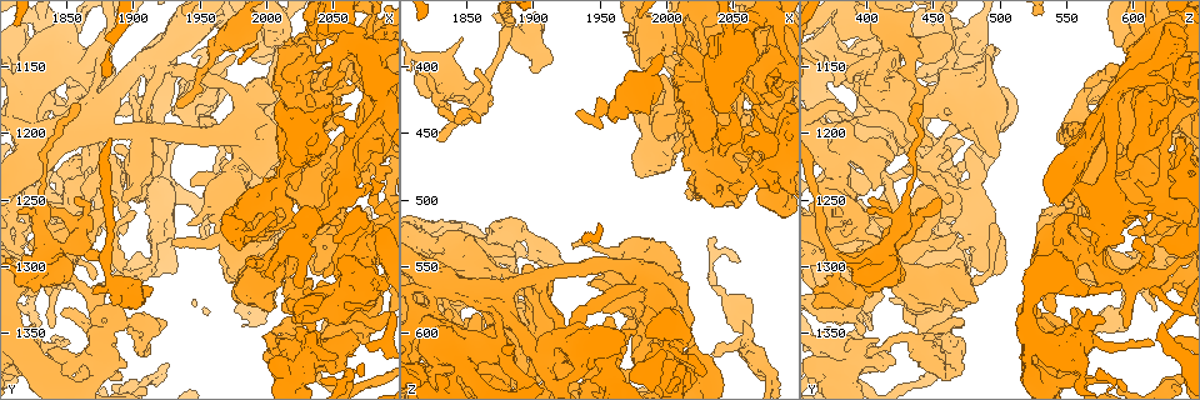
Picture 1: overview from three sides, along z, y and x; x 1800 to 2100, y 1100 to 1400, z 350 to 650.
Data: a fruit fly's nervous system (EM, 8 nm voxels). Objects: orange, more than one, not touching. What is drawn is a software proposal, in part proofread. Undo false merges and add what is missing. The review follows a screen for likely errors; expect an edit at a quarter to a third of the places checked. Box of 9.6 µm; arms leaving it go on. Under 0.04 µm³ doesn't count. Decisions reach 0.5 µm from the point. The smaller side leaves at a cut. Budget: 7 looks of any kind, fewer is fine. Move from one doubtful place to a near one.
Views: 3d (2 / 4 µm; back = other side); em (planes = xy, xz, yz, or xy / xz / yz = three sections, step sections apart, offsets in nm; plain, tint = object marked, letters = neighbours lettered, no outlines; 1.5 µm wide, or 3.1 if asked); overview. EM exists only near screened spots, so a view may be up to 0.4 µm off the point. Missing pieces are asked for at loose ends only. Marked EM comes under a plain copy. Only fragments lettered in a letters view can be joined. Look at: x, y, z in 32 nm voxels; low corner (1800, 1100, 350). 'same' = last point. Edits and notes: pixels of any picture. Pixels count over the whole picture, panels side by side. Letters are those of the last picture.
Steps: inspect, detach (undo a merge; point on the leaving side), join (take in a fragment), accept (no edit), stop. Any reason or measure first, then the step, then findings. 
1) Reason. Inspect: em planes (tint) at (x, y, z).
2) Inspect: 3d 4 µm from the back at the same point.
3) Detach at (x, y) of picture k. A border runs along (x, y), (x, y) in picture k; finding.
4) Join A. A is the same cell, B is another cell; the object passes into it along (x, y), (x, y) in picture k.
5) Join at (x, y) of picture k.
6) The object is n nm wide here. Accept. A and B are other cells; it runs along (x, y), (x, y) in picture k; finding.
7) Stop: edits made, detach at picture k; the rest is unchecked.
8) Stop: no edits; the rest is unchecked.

Sharp bend. Inspect: 3d 4 µm at (1848, 1284, 418).

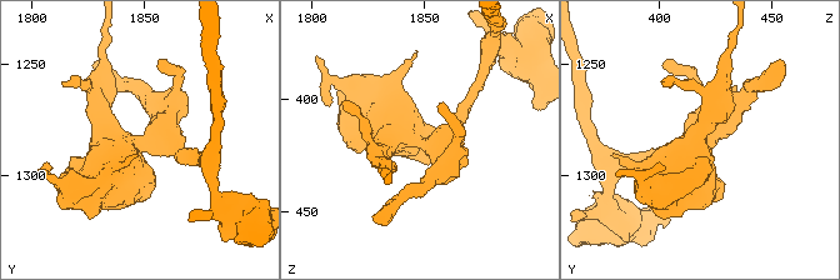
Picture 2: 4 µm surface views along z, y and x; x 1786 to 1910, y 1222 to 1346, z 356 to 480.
Inspect: em yz step 8 (tint) at (1847, 1286, 419).

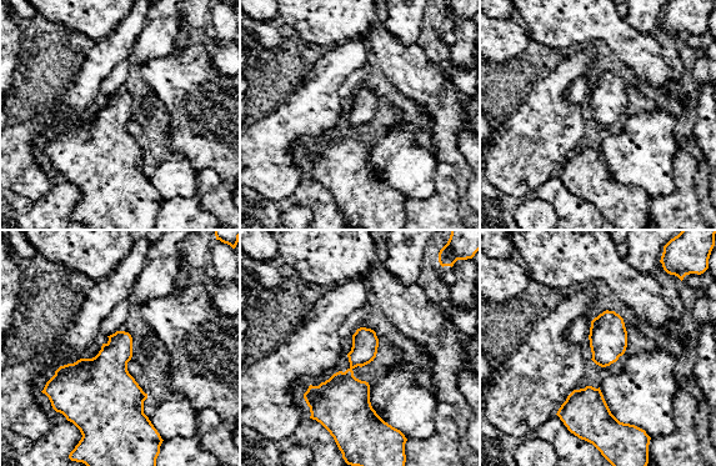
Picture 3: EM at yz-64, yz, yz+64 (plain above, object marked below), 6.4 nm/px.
Another direction. Inspect: em planes (letters) at the same point.

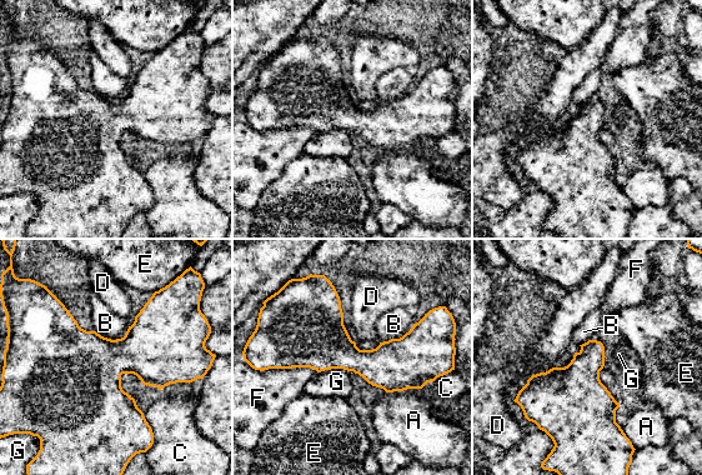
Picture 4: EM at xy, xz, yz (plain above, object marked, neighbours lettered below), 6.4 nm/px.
Accept. A, B, C, D, E, F and G are other cells; a border runs along (347, 370), (325, 369), (317, 373) in picture 4; all the same neuron.

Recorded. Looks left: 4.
Inspect: 3d 2 µm at (1858, 1180, 444).

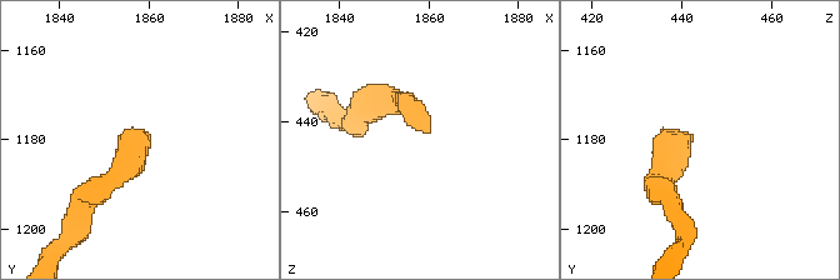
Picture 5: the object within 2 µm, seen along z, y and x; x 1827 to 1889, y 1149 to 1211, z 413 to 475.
Now the EM. Inspect: em planes (tint) at (1859, 1182, 443).

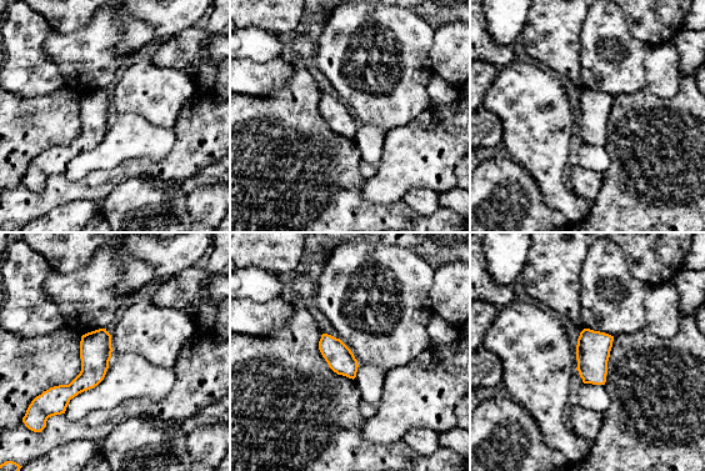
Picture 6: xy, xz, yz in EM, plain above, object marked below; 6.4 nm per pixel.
See the neighbours. Inspect: em planes (letters) at the same point.

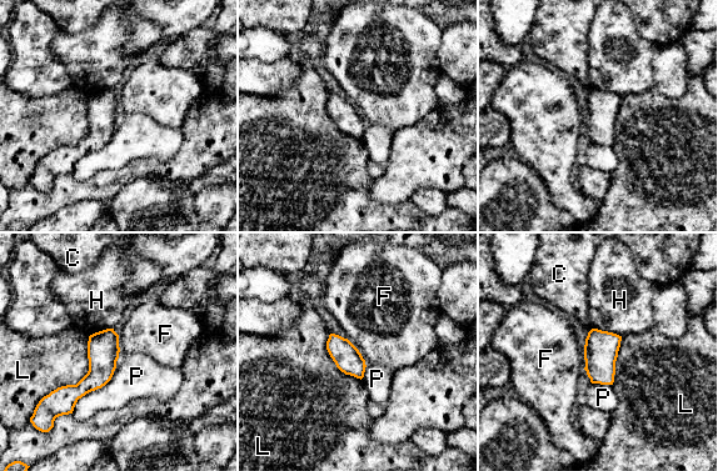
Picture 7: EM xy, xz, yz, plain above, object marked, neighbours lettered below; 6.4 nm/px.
The longest contact is with L, 460 nm. Accept. C, F, H, L and P are other cells; a border runs along (89, 336), (88, 371), (48, 395) in picture 7; none of them fits.

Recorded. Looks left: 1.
Stop: no edits; the rest is unchecked.

